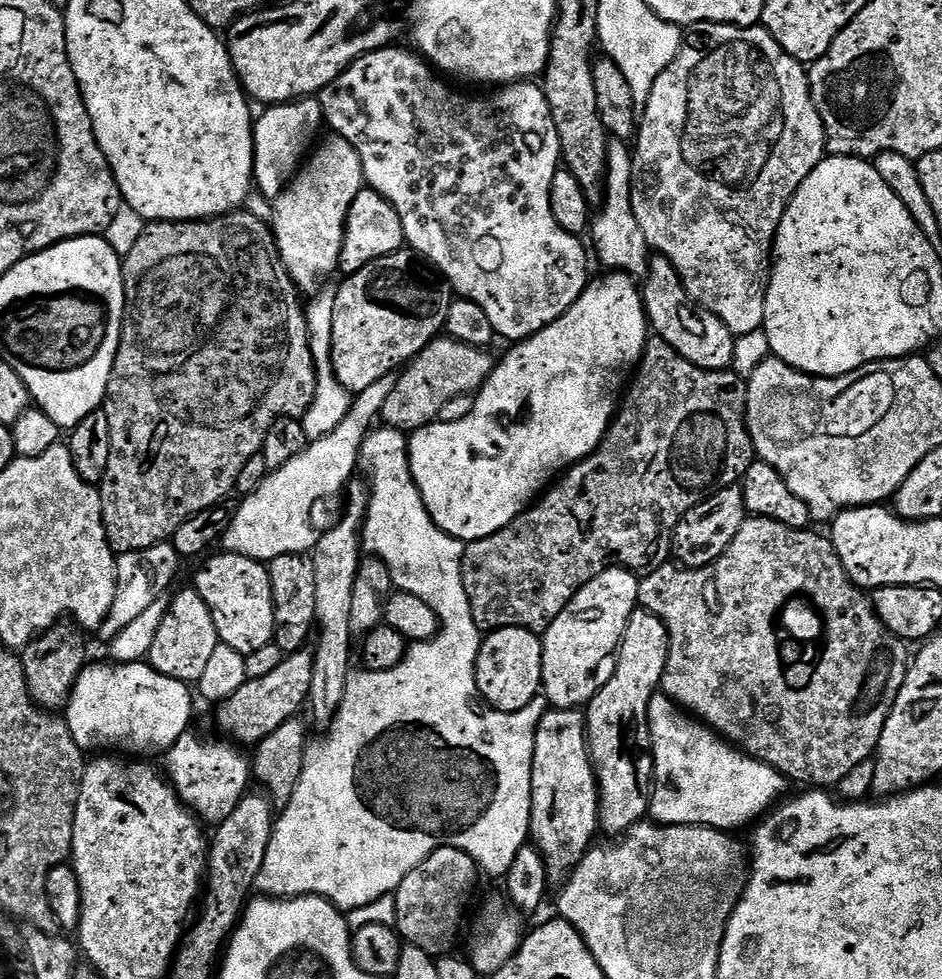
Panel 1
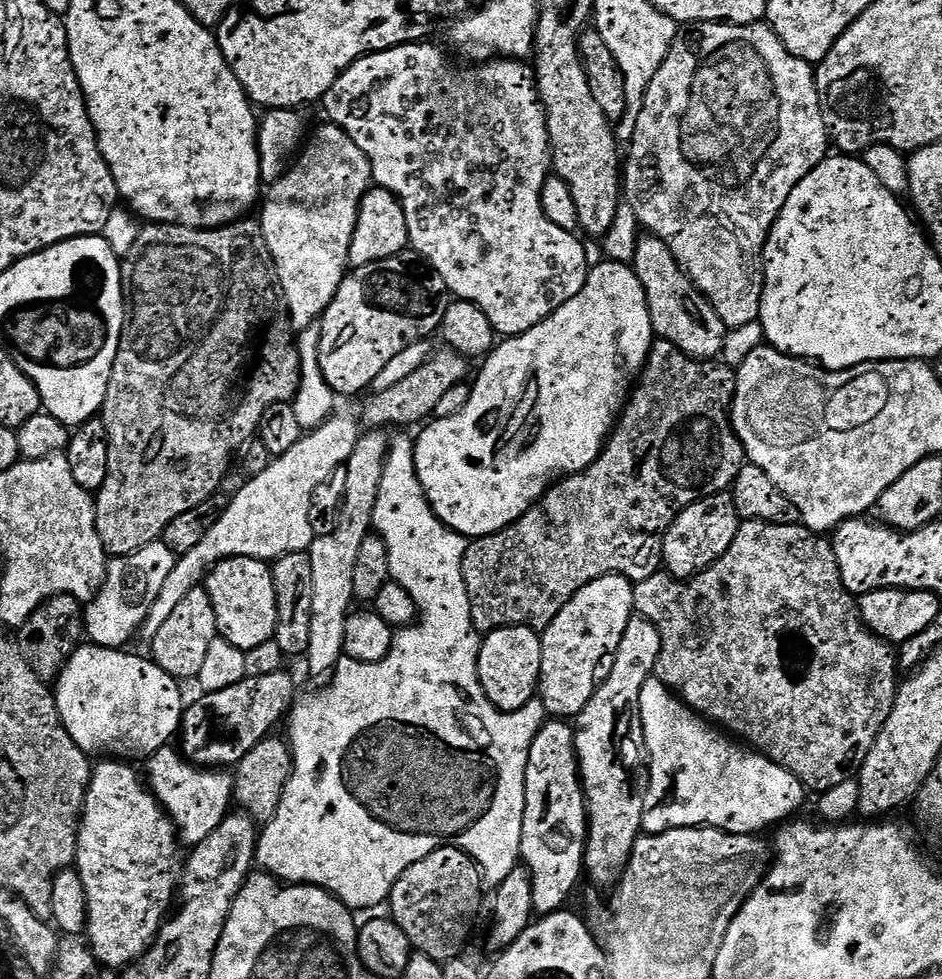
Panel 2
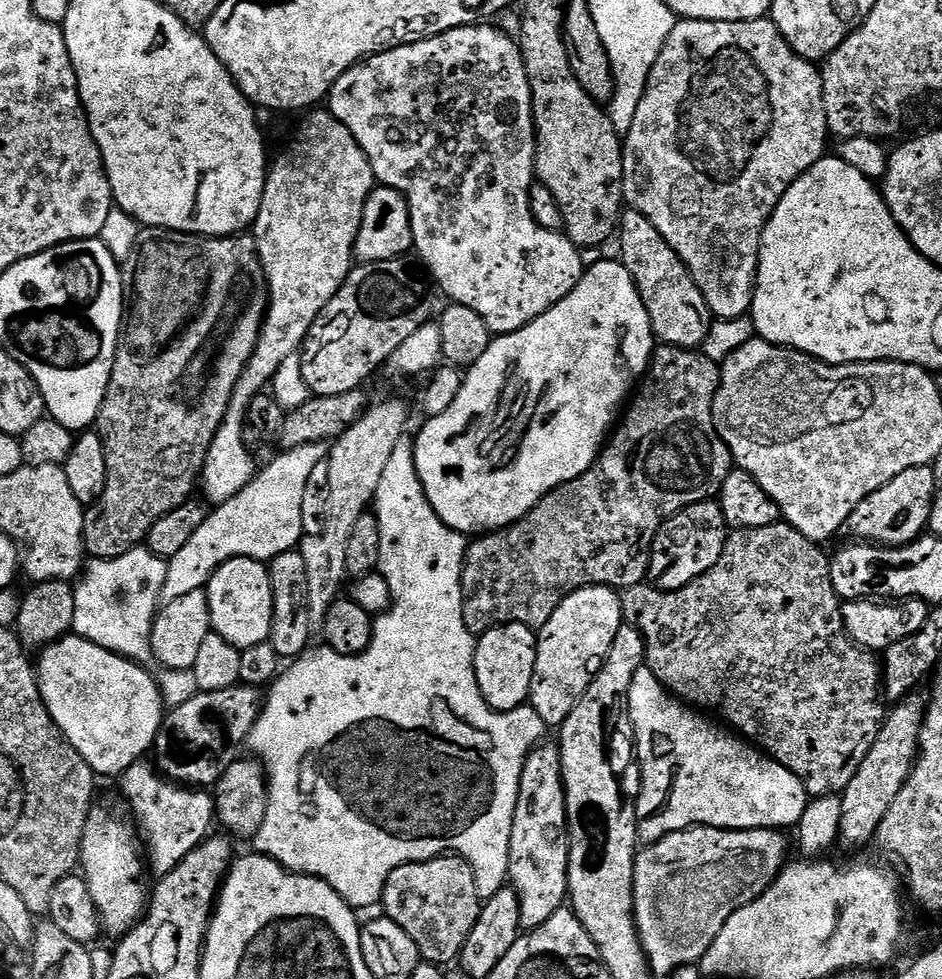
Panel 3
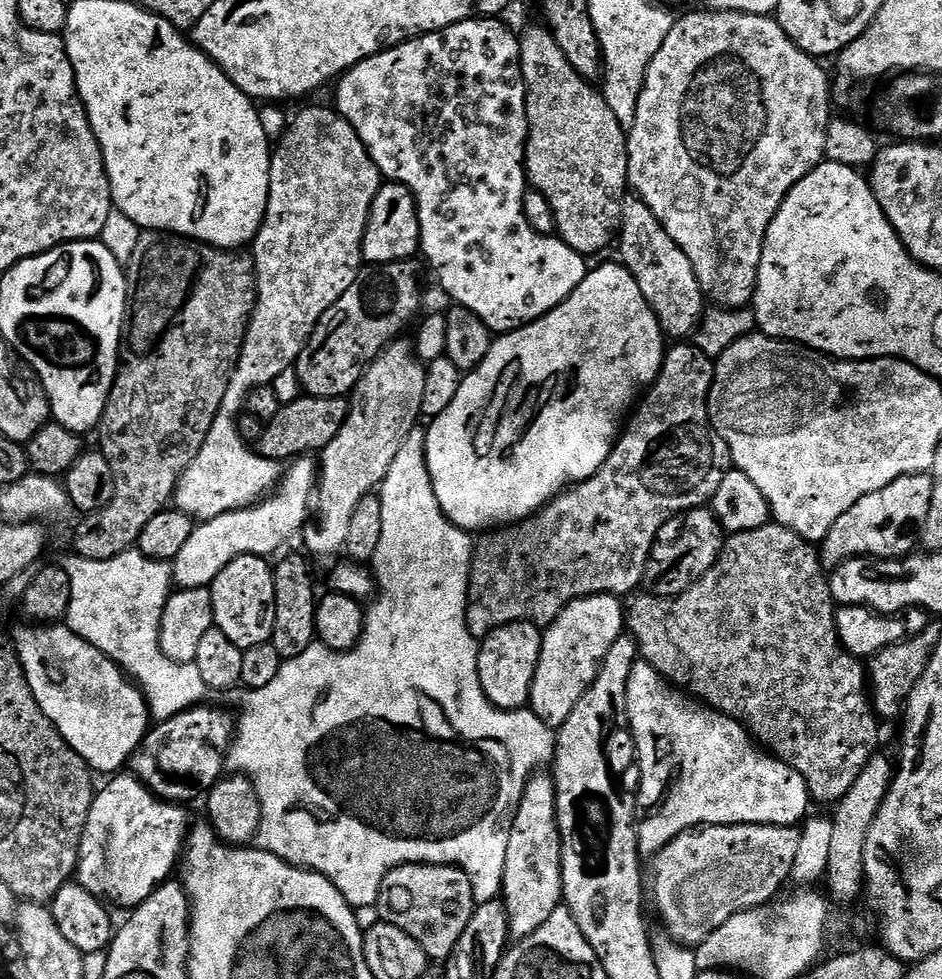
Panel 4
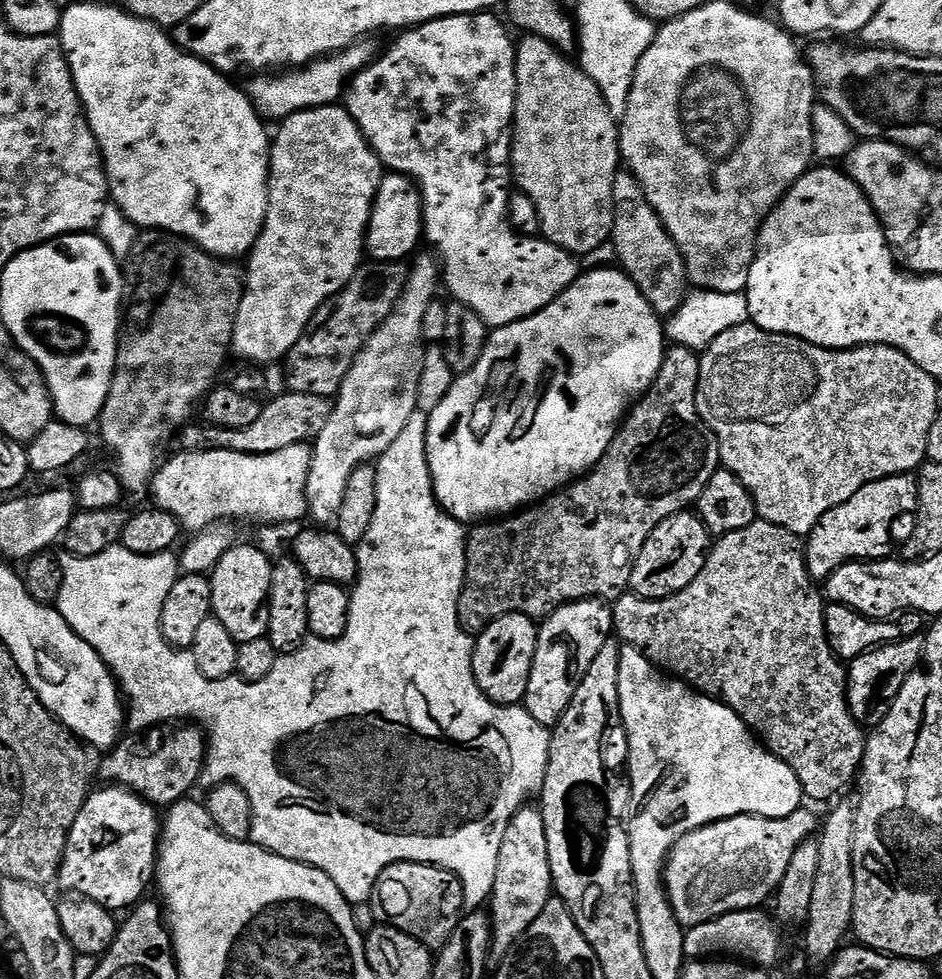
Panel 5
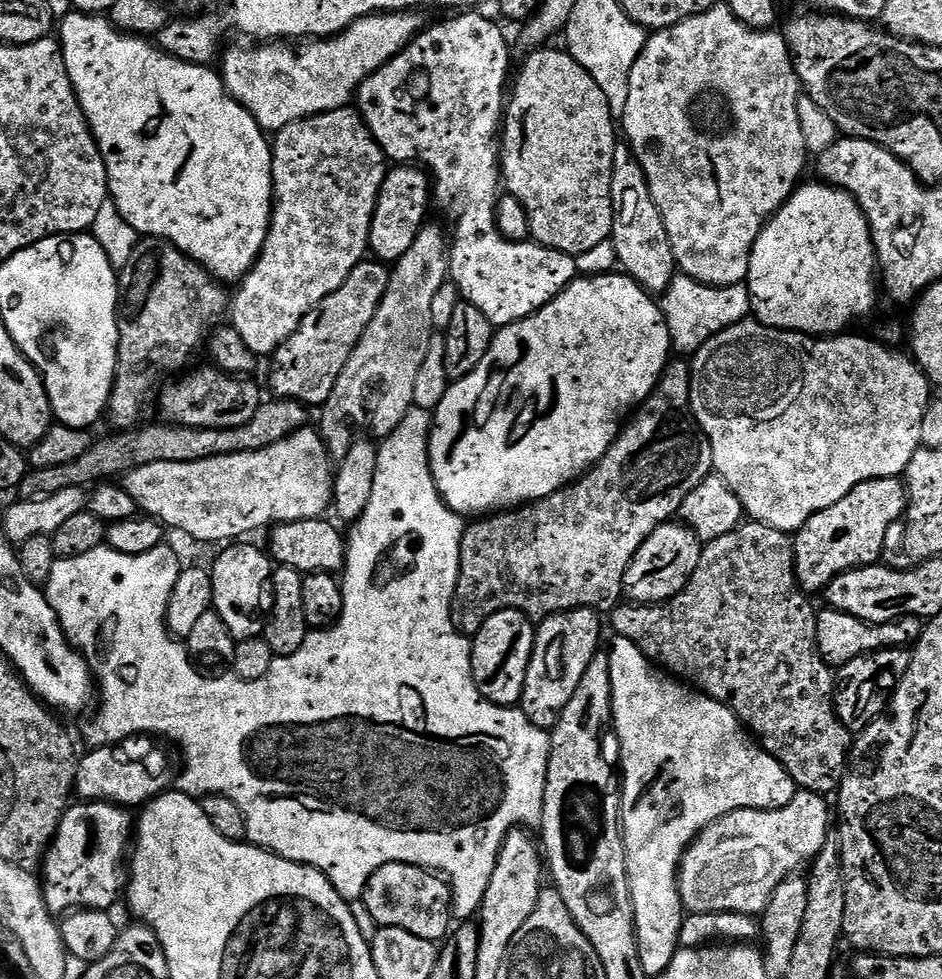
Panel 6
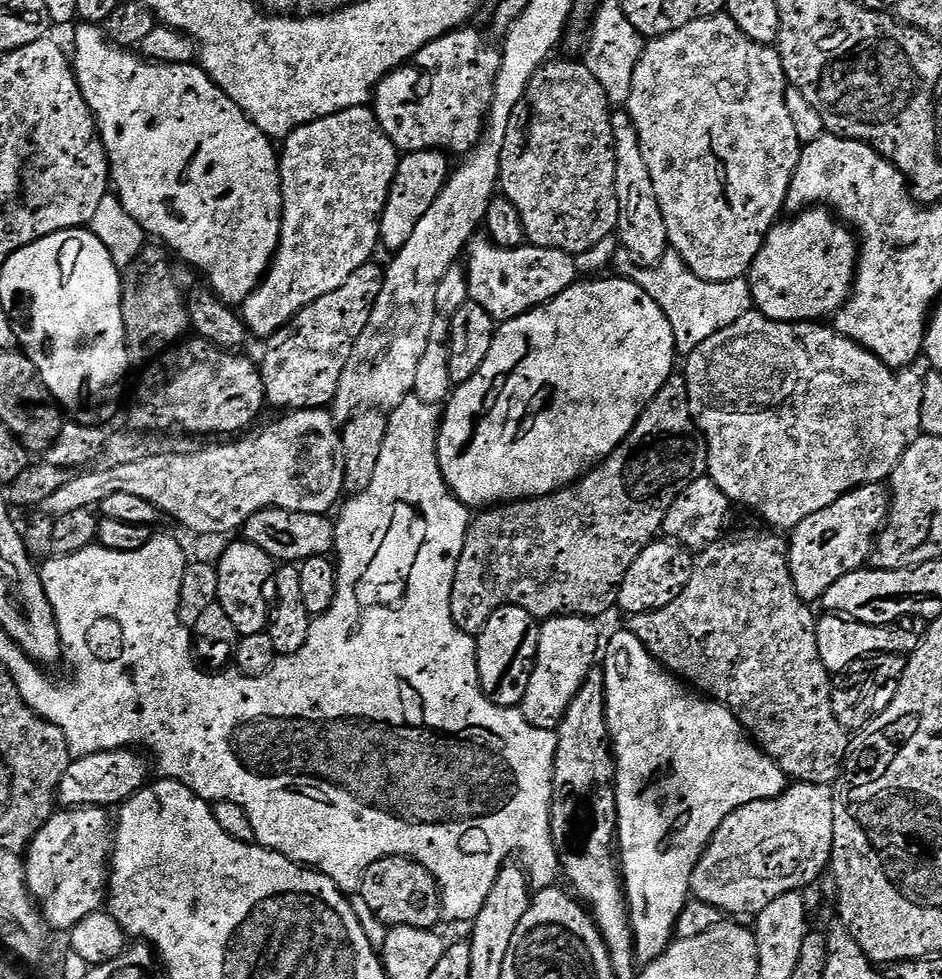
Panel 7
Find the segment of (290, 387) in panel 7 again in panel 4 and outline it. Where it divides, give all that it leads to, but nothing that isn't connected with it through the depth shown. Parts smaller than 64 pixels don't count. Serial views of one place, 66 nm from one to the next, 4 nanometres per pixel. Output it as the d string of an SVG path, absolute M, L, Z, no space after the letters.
M411 259L361 267L346 294L322 314L294 365L294 373L307 395L347 397L377 354L393 343L412 319L417 319L420 276L416 273L416 263Z

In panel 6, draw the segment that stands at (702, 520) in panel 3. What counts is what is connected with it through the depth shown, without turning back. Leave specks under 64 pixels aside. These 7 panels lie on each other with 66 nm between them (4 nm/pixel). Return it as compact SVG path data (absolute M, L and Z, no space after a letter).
M683 522L660 524L650 538L634 554L624 575L624 596L637 606L664 604L672 600L690 582L694 570L698 570L704 544Z

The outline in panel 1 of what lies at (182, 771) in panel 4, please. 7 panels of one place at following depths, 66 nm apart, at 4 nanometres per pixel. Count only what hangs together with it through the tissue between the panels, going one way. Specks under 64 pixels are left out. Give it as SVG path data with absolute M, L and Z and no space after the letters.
M301 650L285 655L282 666L262 678L248 679L234 694L219 701L220 709L216 712L216 724L223 735L237 745L255 746L267 735L274 733L287 720L295 717L307 705L312 677L313 653Z

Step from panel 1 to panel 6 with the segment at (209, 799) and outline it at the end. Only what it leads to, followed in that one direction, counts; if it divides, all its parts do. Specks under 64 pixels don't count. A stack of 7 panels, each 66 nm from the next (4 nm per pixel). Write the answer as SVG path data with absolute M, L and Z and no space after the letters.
M76 802L69 807L42 861L44 901L50 911L67 914L82 908L112 910L126 888L126 861L134 836L134 820L128 816L129 809L118 804Z

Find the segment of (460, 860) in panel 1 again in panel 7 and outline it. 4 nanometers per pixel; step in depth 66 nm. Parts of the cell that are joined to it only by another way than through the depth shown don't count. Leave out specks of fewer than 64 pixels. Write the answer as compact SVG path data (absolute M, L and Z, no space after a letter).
M387 856L381 860L376 860L364 872L364 877L360 880L359 899L364 899L364 904L384 923L384 926L394 928L427 928L435 929L436 916L441 915L440 893L435 886L432 876L425 871L422 865L407 856Z

